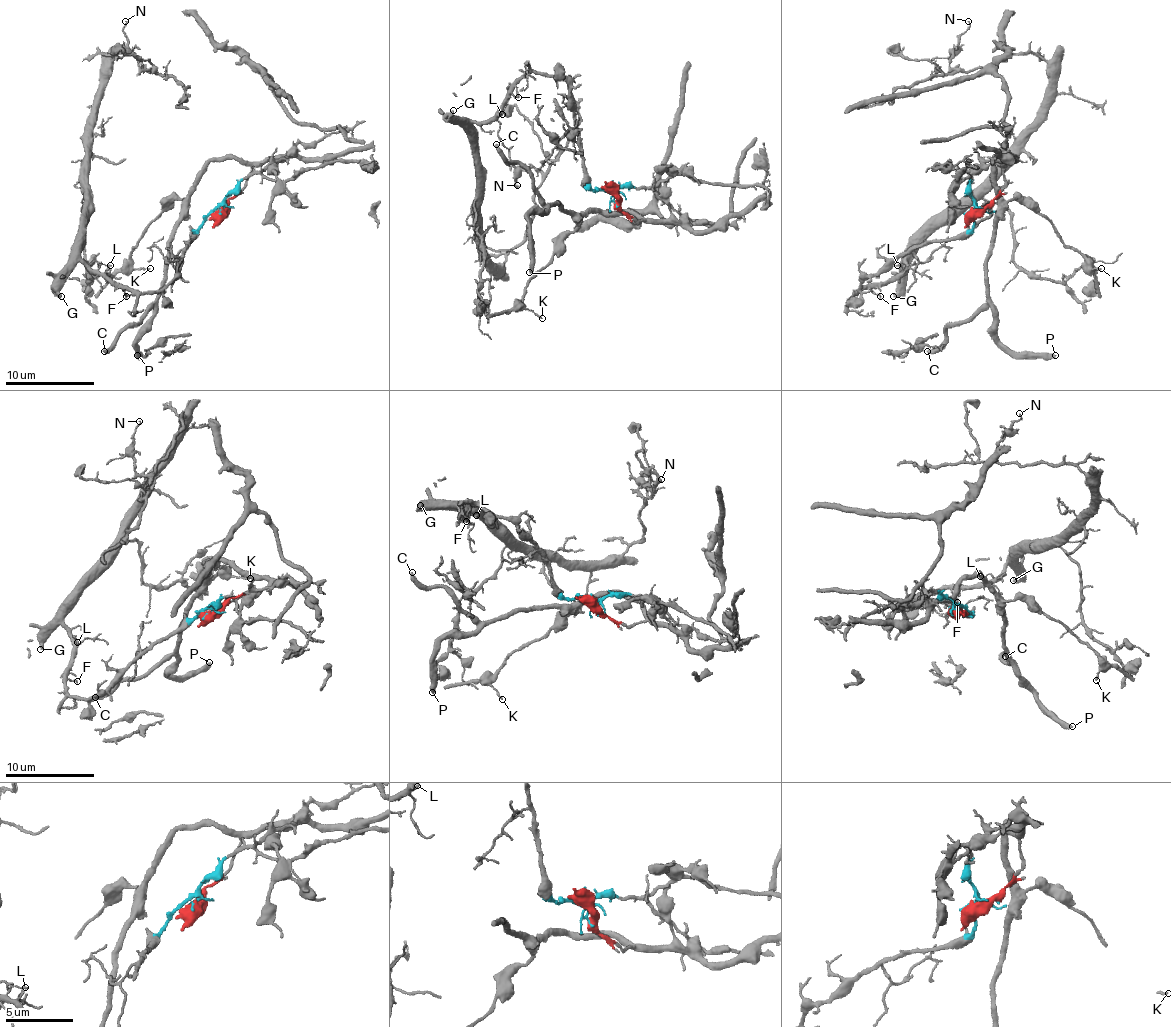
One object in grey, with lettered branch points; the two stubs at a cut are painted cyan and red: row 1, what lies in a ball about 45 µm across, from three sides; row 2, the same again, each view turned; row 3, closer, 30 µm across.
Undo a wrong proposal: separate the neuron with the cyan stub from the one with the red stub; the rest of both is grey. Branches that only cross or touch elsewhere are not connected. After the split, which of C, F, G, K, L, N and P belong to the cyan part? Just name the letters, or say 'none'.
F, G, L, N

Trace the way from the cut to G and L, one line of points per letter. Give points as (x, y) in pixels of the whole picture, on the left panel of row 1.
G: (221, 210), (217, 208), (204, 221), (172, 279), (159, 290), (135, 292), (79, 261), (61, 297)
L: (221, 210), (204, 221), (159, 290), (135, 292), (110, 281), (99, 270), (110, 266)

